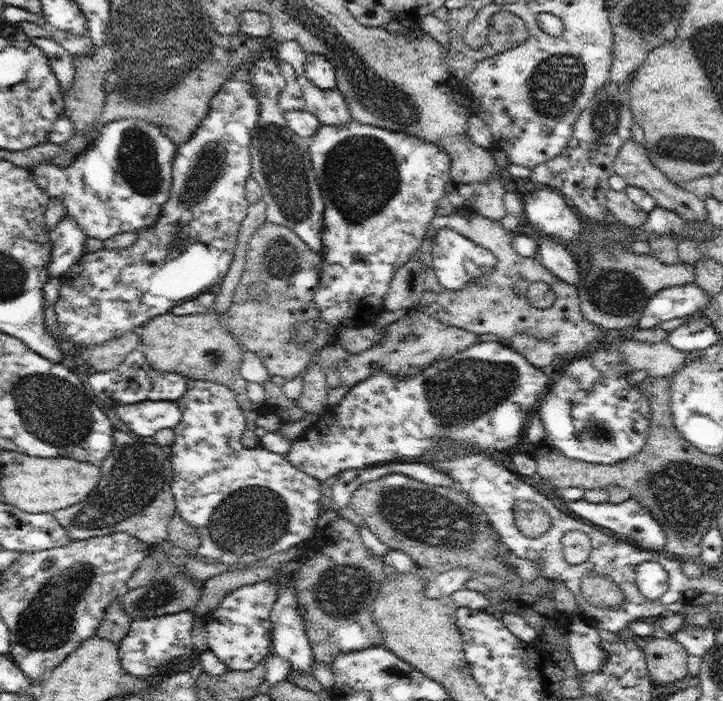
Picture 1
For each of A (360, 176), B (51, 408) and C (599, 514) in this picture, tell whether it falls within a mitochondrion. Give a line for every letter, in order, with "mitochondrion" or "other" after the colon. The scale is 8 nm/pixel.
A: mitochondrion
B: mitochondrion
C: other

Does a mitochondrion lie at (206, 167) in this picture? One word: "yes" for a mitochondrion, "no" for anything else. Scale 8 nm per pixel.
yes

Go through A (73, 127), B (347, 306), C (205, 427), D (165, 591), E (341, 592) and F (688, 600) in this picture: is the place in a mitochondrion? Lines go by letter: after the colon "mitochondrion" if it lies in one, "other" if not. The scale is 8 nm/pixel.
A: other
B: other
C: other
D: mitochondrion
E: mitochondrion
F: other

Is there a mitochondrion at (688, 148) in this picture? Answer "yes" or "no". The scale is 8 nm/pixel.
yes

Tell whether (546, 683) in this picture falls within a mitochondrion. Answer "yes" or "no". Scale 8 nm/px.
no

